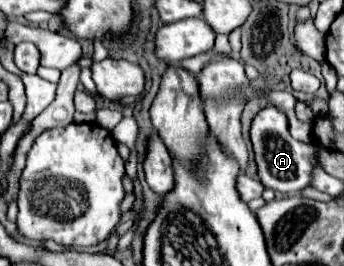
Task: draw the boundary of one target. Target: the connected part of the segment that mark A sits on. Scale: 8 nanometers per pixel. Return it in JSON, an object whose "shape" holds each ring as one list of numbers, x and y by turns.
{"shape":[[275,106,263,108,253,118,249,134,251,134,253,152,255,152,257,174,259,174,259,180,265,188,279,190,283,194,297,194,301,188,309,186,309,182,311,182,309,172,313,168,313,148,305,142,295,140,289,134,287,116,279,108,275,108]]}

